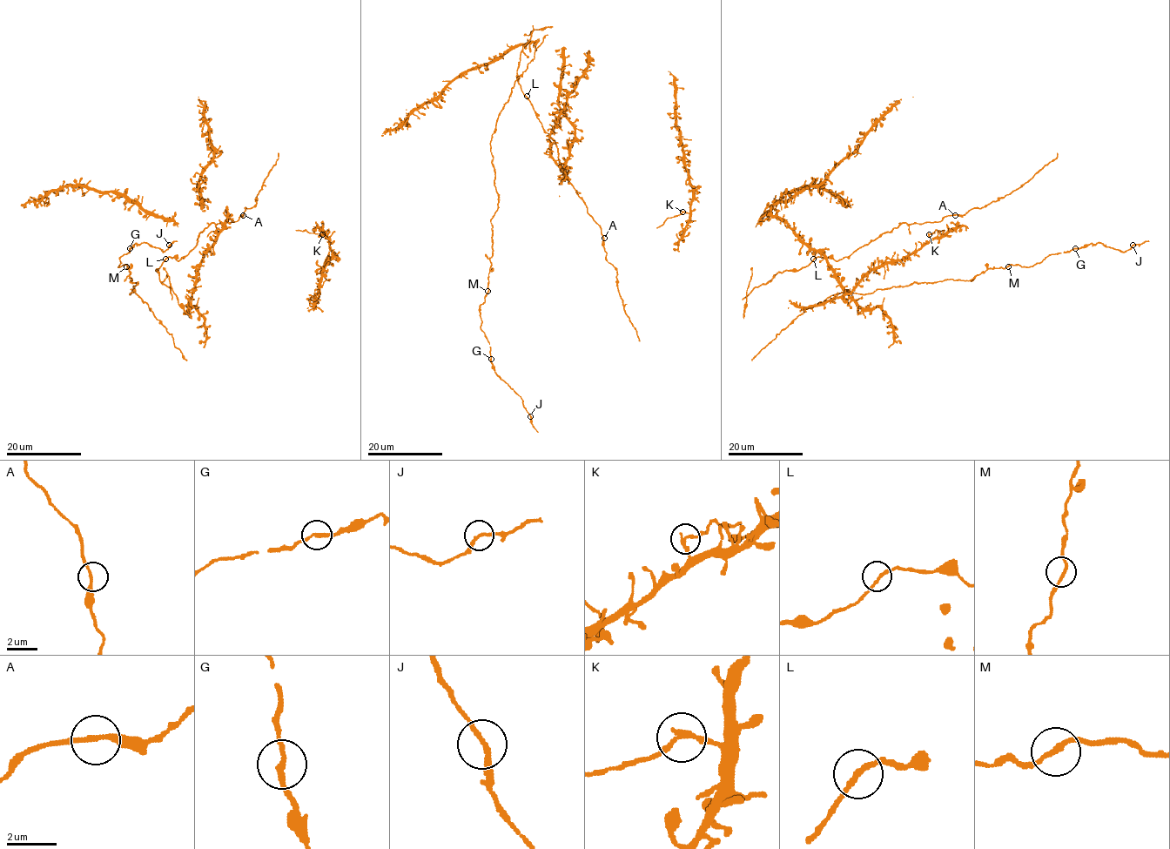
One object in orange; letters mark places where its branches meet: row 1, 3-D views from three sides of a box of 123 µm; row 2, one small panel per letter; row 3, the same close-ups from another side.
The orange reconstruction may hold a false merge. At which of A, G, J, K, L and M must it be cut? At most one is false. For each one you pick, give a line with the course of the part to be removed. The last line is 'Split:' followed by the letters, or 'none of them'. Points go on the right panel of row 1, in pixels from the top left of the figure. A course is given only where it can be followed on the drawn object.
K: (929, 234), (936, 230), (944, 230)
Split: K

